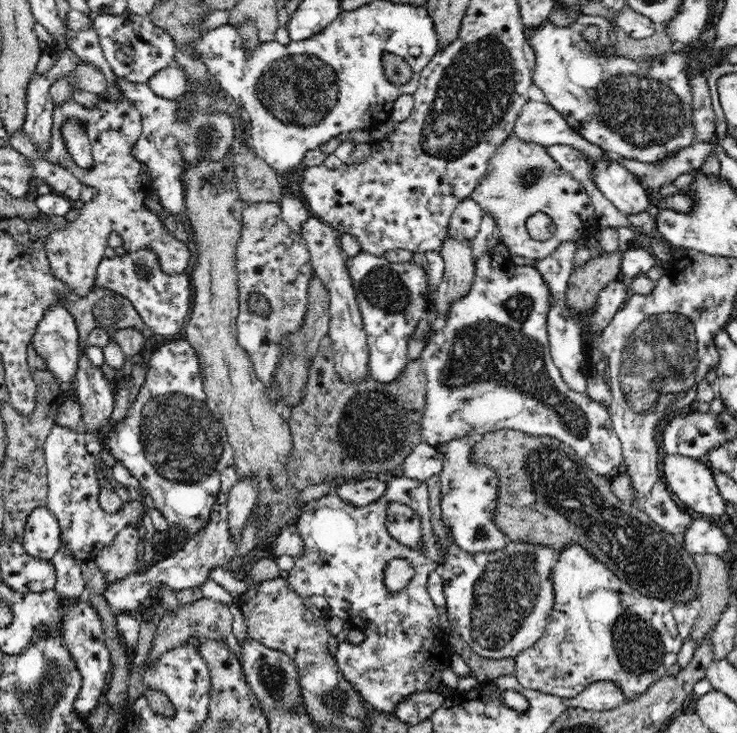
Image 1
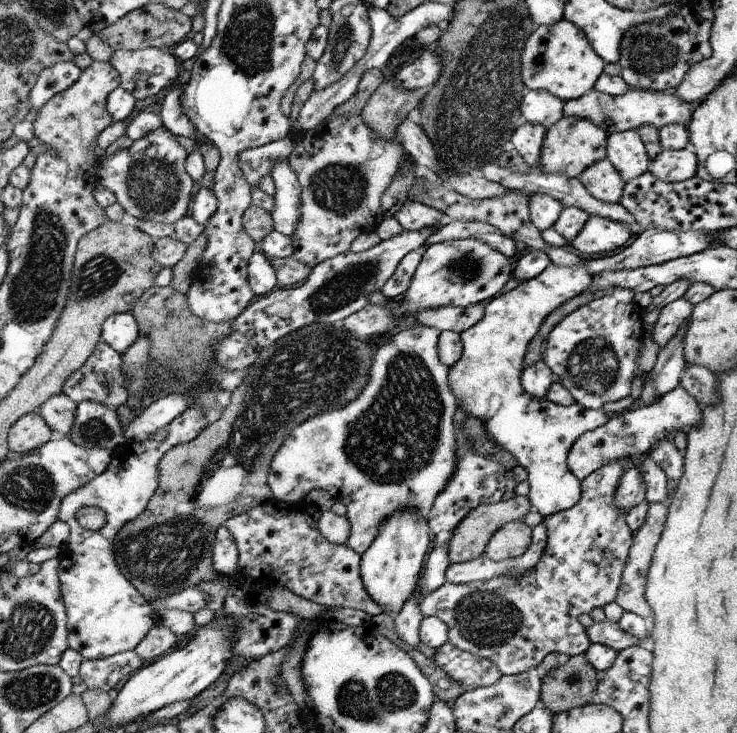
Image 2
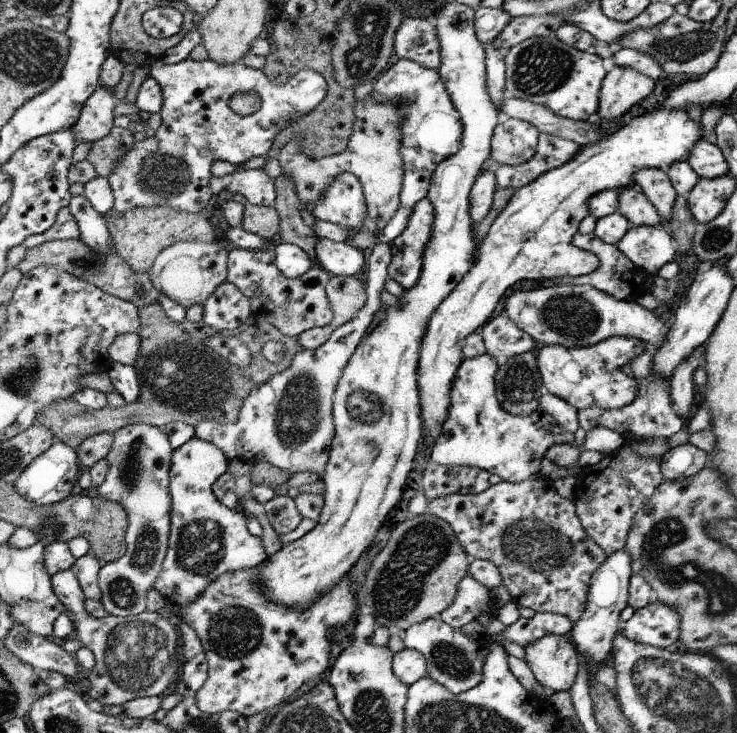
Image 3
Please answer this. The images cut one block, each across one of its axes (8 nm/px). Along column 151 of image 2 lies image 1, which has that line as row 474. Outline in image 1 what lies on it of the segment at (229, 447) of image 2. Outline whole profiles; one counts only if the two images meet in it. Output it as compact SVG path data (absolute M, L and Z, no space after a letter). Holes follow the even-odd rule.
M503 429L478 437L473 456L478 462L490 465L500 476L496 523L512 542L542 544L558 556L566 547L578 545L604 563L619 580L644 596L671 604L690 603L699 598L700 571L693 555L640 508L614 496L607 486L607 479L596 474L565 443L553 437L534 437L518 430Z

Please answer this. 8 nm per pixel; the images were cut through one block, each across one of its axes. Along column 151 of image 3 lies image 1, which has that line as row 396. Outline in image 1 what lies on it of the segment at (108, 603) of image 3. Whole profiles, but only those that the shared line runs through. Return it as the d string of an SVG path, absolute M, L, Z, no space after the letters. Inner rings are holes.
M488 250L484 256L480 256L475 263L474 282L470 286L470 292L461 297L460 300L453 302L449 311L448 319L441 323L441 327L434 333L434 336L426 344L426 348L421 352L421 360L427 379L426 400L423 405L422 420L419 424L419 437L423 443L427 443L434 448L442 444L450 443L452 440L462 439L468 436L480 437L488 432L500 431L503 429L518 430L532 436L548 436L565 443L576 453L586 464L596 473L605 476L615 465L623 461L623 450L617 433L614 431L612 419L608 406L604 402L595 401L587 393L576 392L562 379L559 369L554 365L551 358L551 349L548 337L549 313L553 307L552 288L542 276L539 269L534 266L518 266L504 258L496 258L493 250Z

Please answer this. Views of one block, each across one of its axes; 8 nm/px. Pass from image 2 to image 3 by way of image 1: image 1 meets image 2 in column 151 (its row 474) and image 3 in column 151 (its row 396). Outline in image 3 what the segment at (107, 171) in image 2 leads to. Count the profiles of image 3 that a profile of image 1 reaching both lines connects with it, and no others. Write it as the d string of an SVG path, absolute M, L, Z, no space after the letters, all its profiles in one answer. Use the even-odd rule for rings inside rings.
M188 57L174 64L161 60L150 66L149 75L157 79L164 95L164 105L160 109L162 123L154 131L154 136L135 142L119 158L117 167L108 175L113 192L113 209L125 213L134 209L150 207L172 207L180 212L200 212L212 198L209 182L212 180L210 168L216 160L227 160L235 165L244 165L252 156L266 158L273 142L284 128L295 119L311 113L324 100L327 82L321 74L310 69L302 69L283 85L270 82L264 70L254 69L239 61L230 65L218 64L215 60L195 61ZM238 93L256 93L261 98L261 107L251 115L240 116L229 105L229 100Z

